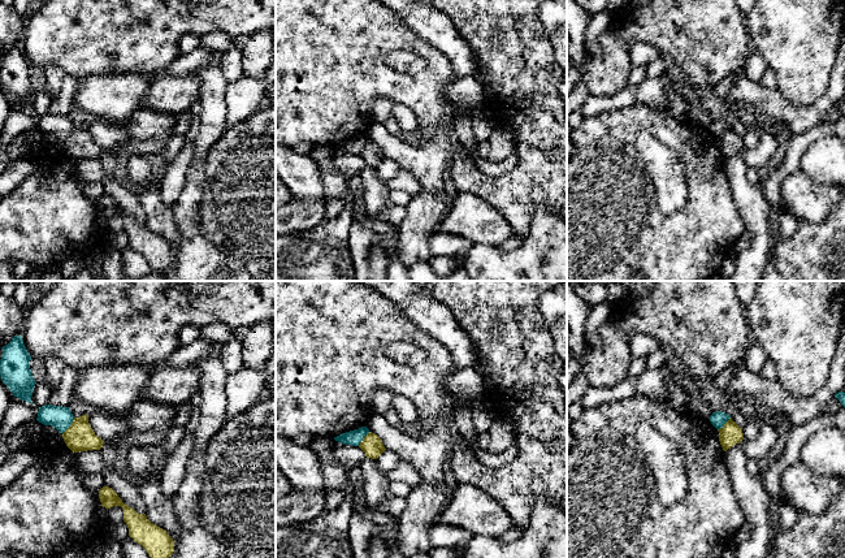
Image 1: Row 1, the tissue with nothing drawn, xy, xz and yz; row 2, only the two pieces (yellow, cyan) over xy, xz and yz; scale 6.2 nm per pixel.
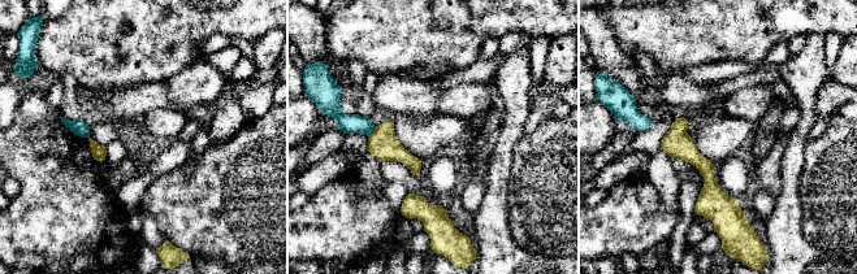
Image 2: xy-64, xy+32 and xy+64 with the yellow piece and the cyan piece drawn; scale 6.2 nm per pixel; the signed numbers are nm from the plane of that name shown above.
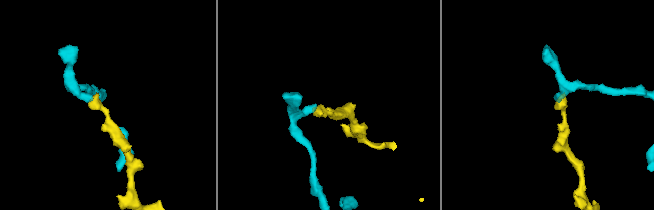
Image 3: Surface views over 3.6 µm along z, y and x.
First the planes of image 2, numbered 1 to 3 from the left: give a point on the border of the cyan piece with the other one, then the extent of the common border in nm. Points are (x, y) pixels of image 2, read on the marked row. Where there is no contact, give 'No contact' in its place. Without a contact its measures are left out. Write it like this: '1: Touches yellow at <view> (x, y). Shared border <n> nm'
1: No contact
2: Touches yellow at xy+32 (372, 133). Shared border 80 nm
3: No contact

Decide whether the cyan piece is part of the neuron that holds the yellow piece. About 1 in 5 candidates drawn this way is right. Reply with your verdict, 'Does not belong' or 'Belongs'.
Does not belong

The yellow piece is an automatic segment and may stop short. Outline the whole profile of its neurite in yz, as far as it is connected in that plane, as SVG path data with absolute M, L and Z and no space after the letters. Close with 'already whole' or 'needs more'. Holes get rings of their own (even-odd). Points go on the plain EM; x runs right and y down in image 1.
M732 126L719 139L719 150L724 160L744 148L742 137L740 137Z | already whole

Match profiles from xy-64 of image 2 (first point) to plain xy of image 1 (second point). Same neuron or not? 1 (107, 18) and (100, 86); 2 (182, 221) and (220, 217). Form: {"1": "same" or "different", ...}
{"1": "different", "2": "same"}

